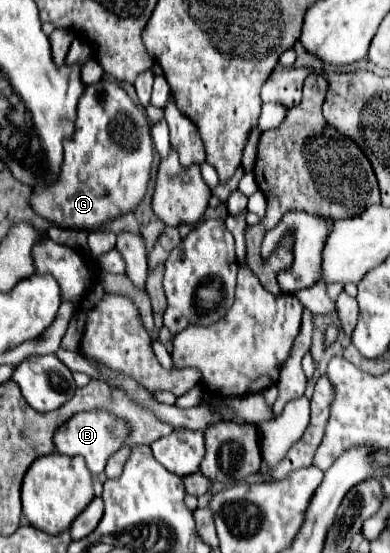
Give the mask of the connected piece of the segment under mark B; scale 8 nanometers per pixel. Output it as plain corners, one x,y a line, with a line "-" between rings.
89,410
89,412
79,412
73,418
69,418
57,432
55,432
55,446
59,454
65,456
83,456
87,468
93,474
101,474
105,470
107,460
125,446
127,436
131,434
131,426
125,420
119,420
111,412
103,410

